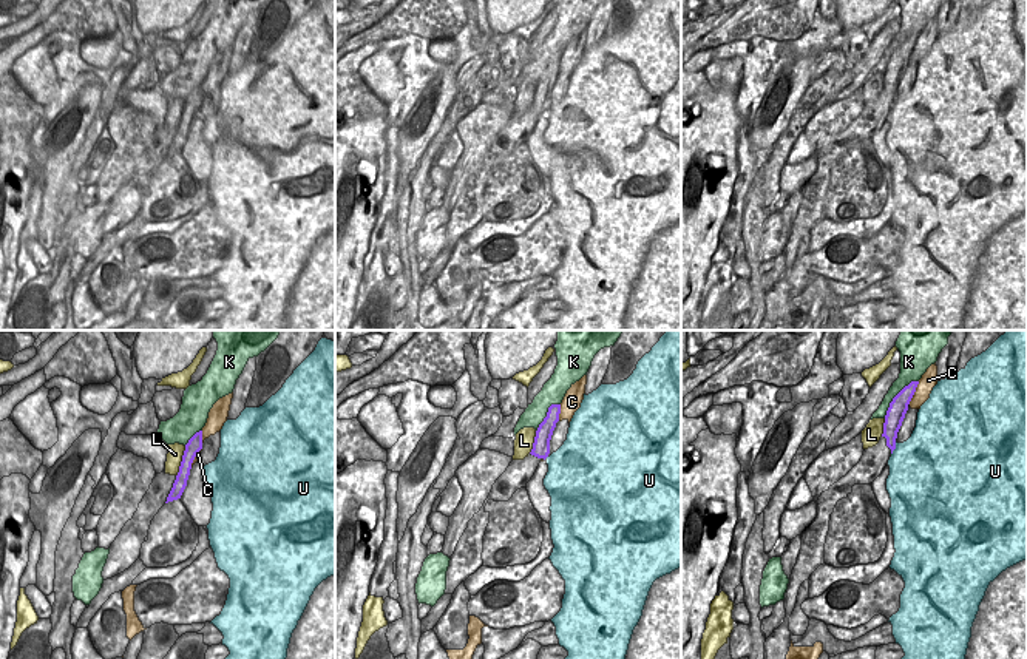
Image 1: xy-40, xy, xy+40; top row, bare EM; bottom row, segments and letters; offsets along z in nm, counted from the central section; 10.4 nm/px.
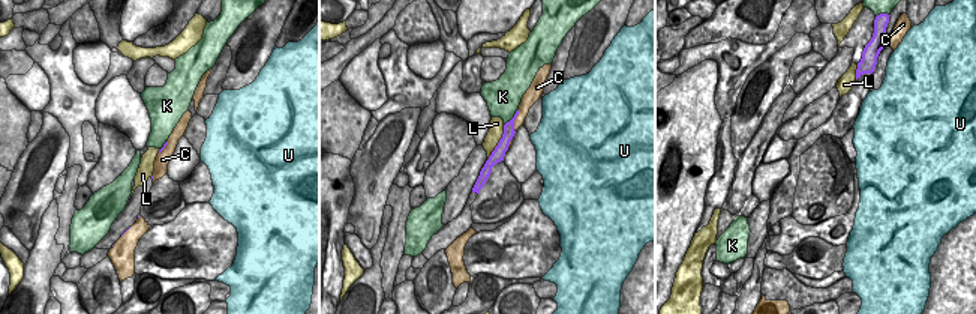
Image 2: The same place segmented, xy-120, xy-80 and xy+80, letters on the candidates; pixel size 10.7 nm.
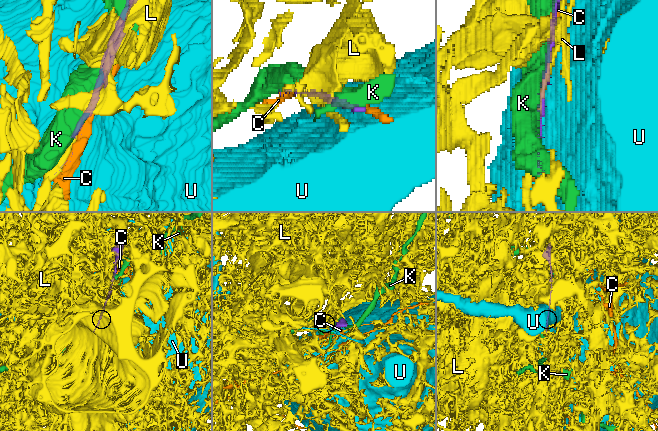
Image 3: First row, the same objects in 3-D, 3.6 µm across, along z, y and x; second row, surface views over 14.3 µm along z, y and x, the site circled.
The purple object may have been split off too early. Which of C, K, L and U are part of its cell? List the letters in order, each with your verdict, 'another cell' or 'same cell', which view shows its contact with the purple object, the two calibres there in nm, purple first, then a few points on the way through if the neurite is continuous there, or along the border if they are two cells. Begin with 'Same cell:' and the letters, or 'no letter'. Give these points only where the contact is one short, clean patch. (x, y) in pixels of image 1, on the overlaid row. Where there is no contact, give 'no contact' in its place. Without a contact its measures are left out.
Same cell: no letter
C: another cell | xy+40 | 190/170 nm
K: another cell | xy+40 | 190/160 nm
L: another cell | xy-40 | 160/160 nm
U: another cell | xy+40 | 170/500 nm | along xy+40 (896, 442), (891, 454)

